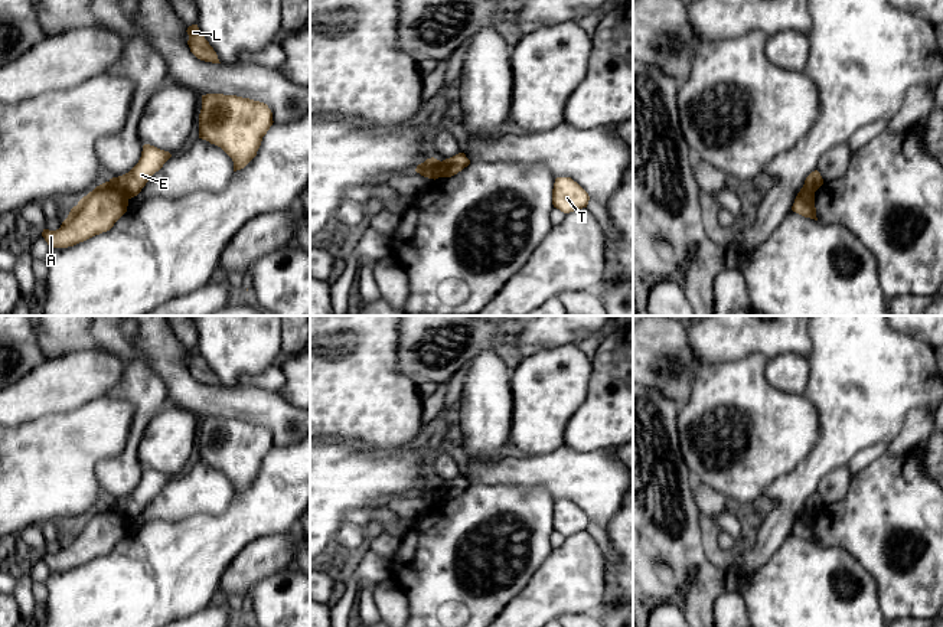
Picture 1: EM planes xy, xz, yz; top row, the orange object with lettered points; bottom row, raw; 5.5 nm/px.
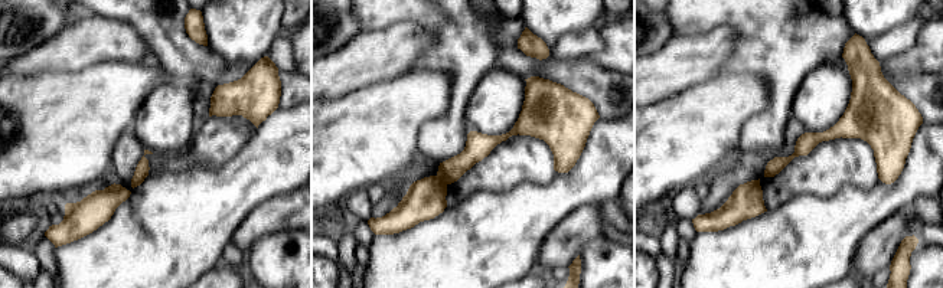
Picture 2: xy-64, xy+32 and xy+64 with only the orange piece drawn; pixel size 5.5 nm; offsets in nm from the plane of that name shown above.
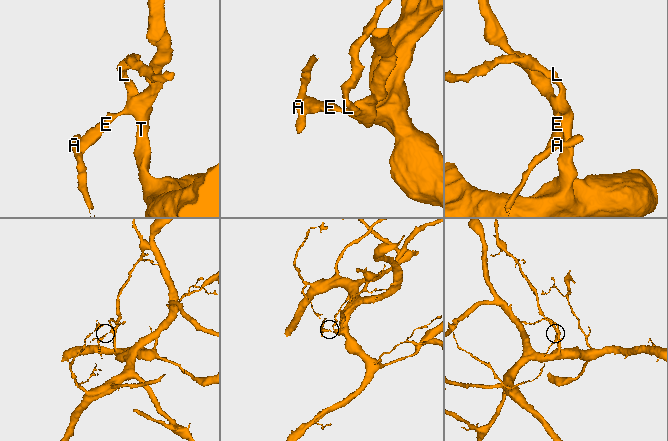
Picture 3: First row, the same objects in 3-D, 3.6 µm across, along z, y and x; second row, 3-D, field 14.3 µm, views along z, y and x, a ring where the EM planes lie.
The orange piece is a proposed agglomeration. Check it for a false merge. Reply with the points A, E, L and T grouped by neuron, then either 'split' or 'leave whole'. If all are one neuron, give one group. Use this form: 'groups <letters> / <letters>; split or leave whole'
groups A / E L T; split

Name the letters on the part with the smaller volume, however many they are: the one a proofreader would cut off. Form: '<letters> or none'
A

